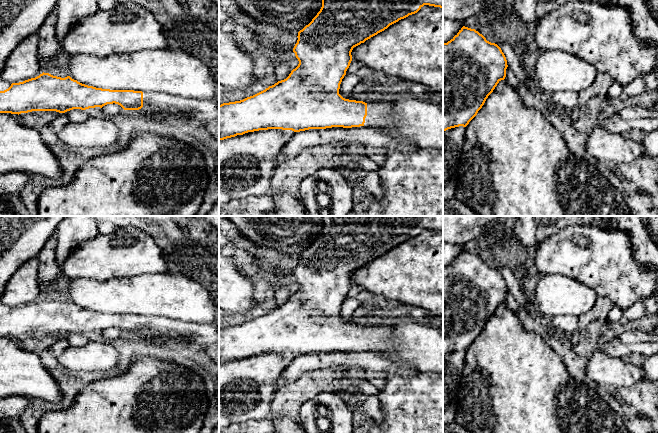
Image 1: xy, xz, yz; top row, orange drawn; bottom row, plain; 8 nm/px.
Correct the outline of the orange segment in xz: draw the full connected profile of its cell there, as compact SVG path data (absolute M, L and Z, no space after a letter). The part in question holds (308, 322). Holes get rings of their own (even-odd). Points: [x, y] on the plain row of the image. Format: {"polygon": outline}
{"polygon": "M321 216L322 231L312 245L298 256L298 264L293 272L298 290L289 300L265 314L240 325L219 329L219 365L243 359L248 356L268 353L292 354L332 351L352 352L360 350L375 351L392 346L390 325L365 327L349 324L339 318L340 308L352 285L354 271L387 253L409 239L417 237L424 229L443 232L443 216Z"}

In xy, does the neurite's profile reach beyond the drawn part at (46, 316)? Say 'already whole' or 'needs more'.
needs more

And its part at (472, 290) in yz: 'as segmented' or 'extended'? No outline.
as segmented

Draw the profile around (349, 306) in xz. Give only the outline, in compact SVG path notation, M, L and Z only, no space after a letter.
M348 297L342 303L340 308L339 318L345 322L352 318L359 307L360 302L356 297Z

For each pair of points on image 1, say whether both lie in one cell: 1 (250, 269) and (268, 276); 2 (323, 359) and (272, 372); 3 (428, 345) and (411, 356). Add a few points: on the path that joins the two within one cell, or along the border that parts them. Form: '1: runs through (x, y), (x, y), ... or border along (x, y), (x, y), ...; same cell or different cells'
1: runs through (254, 269), (264, 272); same cell
2: border along (295, 356), (277, 381), (276, 389); different cells
3: runs through (424, 348), (419, 348), (415, 352); same cell

